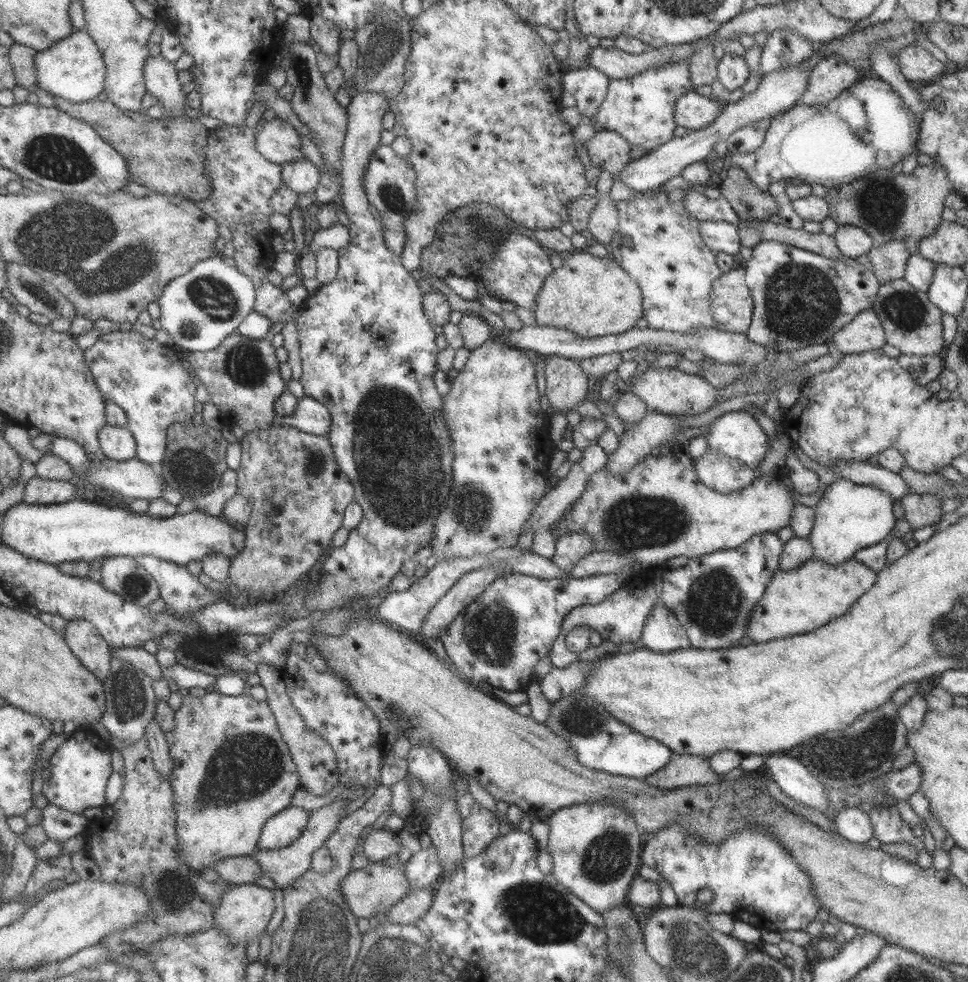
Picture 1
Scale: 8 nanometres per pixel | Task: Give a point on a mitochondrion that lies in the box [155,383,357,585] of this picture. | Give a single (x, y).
(314, 463)

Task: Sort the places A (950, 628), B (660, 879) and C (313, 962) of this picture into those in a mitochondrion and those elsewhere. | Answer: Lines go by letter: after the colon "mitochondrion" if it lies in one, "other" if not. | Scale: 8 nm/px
A: mitochondrion
B: other
C: mitochondrion

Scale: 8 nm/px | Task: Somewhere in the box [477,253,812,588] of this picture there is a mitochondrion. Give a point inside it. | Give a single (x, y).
(633, 523)

